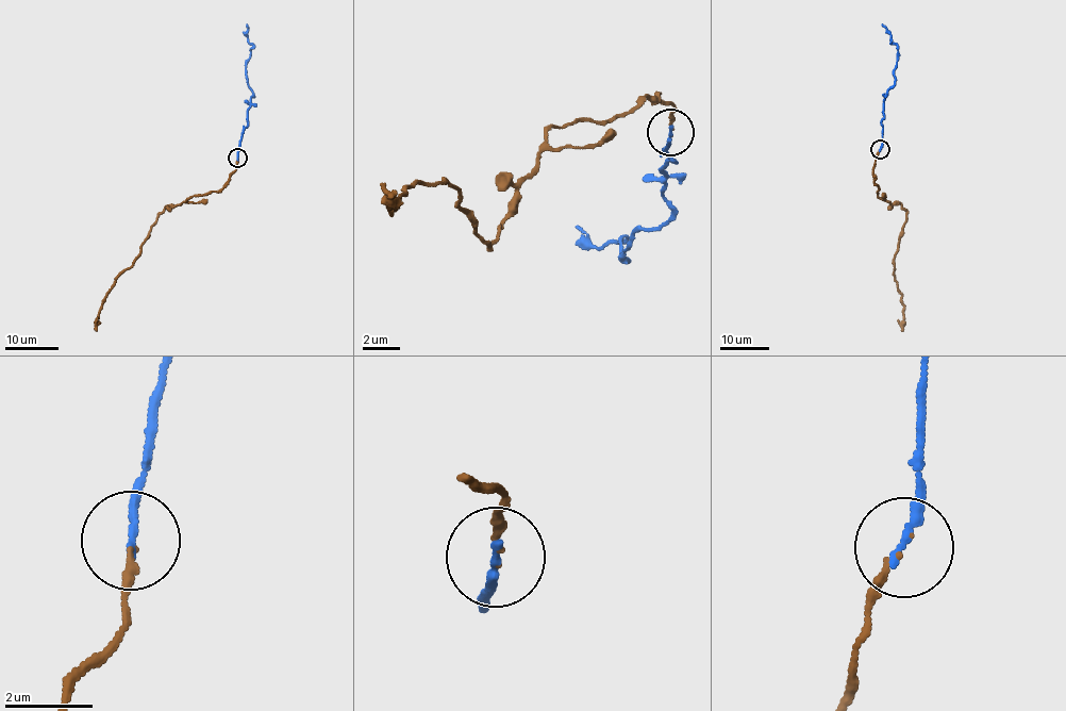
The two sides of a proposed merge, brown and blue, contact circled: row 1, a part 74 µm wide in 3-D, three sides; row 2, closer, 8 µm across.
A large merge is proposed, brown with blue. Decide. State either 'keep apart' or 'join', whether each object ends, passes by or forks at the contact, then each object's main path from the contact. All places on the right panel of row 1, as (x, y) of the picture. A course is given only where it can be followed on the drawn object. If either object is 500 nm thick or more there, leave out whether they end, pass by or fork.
join; brown ends; blue ends; course brown (880, 149), (872, 174), (879, 197), (900, 203), (906, 212), (893, 265), (902, 295), (901, 331); course blue (880, 149), (883, 98), (894, 83), (897, 50), (890, 32), (882, 25)

